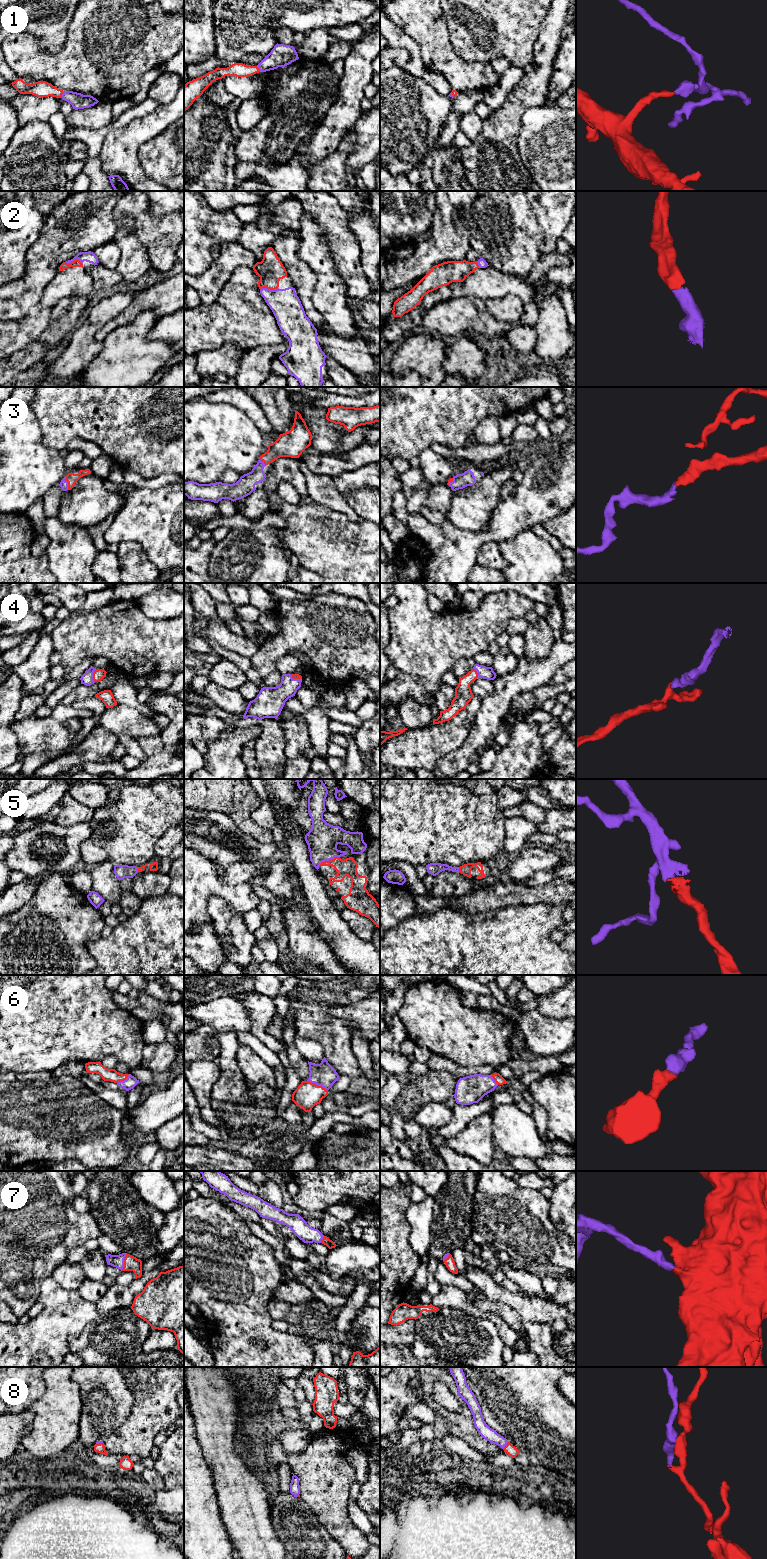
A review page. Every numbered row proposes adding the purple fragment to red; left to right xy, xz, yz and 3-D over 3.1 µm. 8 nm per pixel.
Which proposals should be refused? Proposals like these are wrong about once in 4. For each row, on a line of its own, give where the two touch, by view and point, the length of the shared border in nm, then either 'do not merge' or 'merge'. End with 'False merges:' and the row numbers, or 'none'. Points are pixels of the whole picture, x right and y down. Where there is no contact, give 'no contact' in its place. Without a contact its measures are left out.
1: xy (62, 93) | 60 nm | merge
2: xz (268, 288) | 140 nm | merge
3: xy (68, 483) | 110 nm | merge
4: xy (93, 676) | 110 nm | merge
5: xz (329, 860) | 180 nm | merge
6: xz (317, 1085) | 190 nm | merge
7: xy (124, 1262) | 150 nm | merge
8: yz (506, 1445) | 80 nm | merge
False merges: none

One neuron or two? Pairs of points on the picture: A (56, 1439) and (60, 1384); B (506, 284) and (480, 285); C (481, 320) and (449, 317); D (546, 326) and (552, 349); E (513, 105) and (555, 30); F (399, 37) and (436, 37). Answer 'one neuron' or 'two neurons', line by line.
A: one neuron
B: one neuron
C: one neuron
D: one neuron
E: one neuron
F: two neurons

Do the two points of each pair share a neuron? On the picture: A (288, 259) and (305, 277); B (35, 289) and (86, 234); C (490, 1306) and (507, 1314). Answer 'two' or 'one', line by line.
A: one
B: one
C: one

